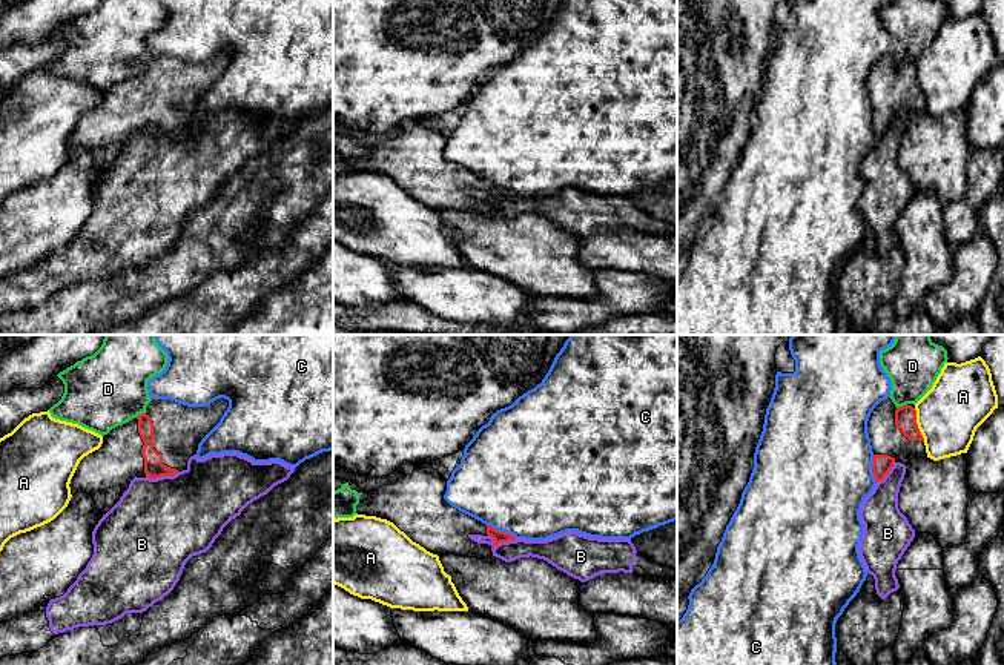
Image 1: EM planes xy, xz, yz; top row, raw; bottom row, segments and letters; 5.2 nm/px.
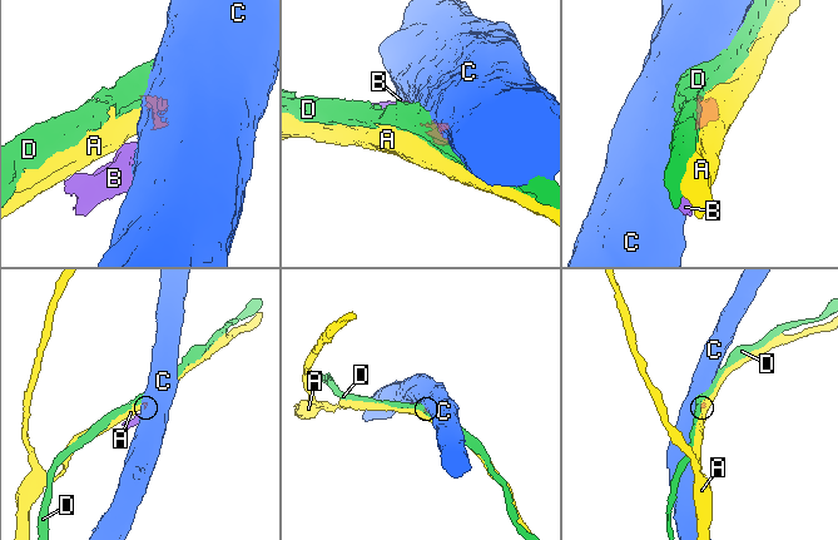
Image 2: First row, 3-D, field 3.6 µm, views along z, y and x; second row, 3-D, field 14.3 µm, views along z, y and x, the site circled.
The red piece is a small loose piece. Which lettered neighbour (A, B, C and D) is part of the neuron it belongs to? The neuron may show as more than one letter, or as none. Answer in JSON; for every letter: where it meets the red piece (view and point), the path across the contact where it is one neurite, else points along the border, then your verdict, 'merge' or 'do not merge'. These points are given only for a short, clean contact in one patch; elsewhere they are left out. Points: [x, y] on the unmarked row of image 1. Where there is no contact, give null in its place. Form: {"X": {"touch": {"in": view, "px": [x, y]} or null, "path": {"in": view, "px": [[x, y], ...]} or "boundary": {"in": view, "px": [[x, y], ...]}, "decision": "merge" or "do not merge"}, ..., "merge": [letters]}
{"A": {"touch": {"in": "yz", "px": [917, 82]}, "boundary": {"in": "yz", "px": [[914, 65], [917, 83], [924, 97]]}, "decision": "do not merge"}, "B": {"touch": {"in": "xz", "px": [502, 197]}, "boundary": {"in": "xz", "px": [[488, 191], [496, 200], [516, 195]]}, "decision": "do not merge"}, "C": {"touch": {"in": "xz", "px": [502, 188]}, "boundary": {"in": "xz", "px": [[487, 180], [516, 194]]}, "decision": "do not merge"}, "D": {"touch": {"in": "yz", "px": [903, 62]}, "boundary": {"in": "yz", "px": [[906, 59], [897, 65]]}, "decision": "do not merge"}, "merge": []}

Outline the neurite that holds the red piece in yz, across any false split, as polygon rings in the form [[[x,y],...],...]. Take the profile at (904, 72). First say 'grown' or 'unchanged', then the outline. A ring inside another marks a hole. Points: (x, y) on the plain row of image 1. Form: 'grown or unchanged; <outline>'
grown; [[[890,54],[870,69],[867,88],[874,108],[872,129],[883,137],[895,118],[907,121],[913,114],[926,114],[924,94],[916,80],[913,60],[895,63]]]

